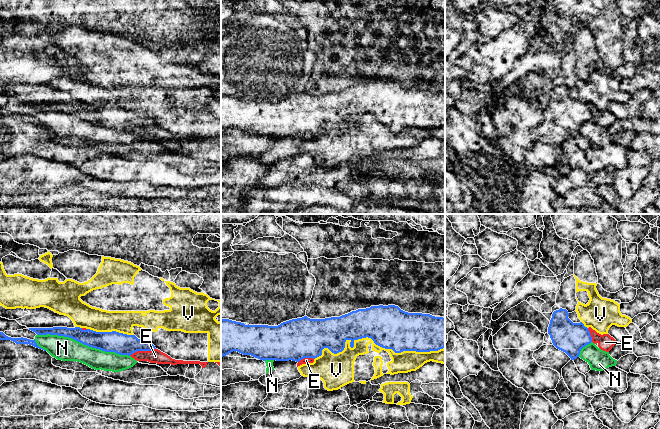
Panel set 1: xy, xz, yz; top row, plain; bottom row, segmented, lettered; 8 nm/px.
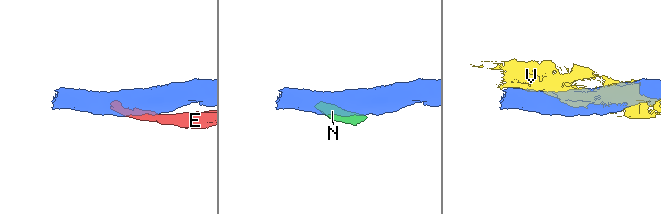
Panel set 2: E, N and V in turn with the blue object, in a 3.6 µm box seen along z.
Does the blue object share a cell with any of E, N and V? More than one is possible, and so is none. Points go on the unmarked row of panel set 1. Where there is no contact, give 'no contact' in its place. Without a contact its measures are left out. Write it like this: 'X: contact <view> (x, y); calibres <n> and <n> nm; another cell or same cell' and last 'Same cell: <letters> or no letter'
E: contact xy (142, 126); calibres 170 and 110 nm; another cell
N: contact xy (83, 119); calibres 160 and 190 nm; another cell
V: contact xz (370, 113); calibres 340 and 140 nm; another cell
Same cell: no letter

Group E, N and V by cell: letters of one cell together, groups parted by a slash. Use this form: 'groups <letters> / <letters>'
groups E / N / V

